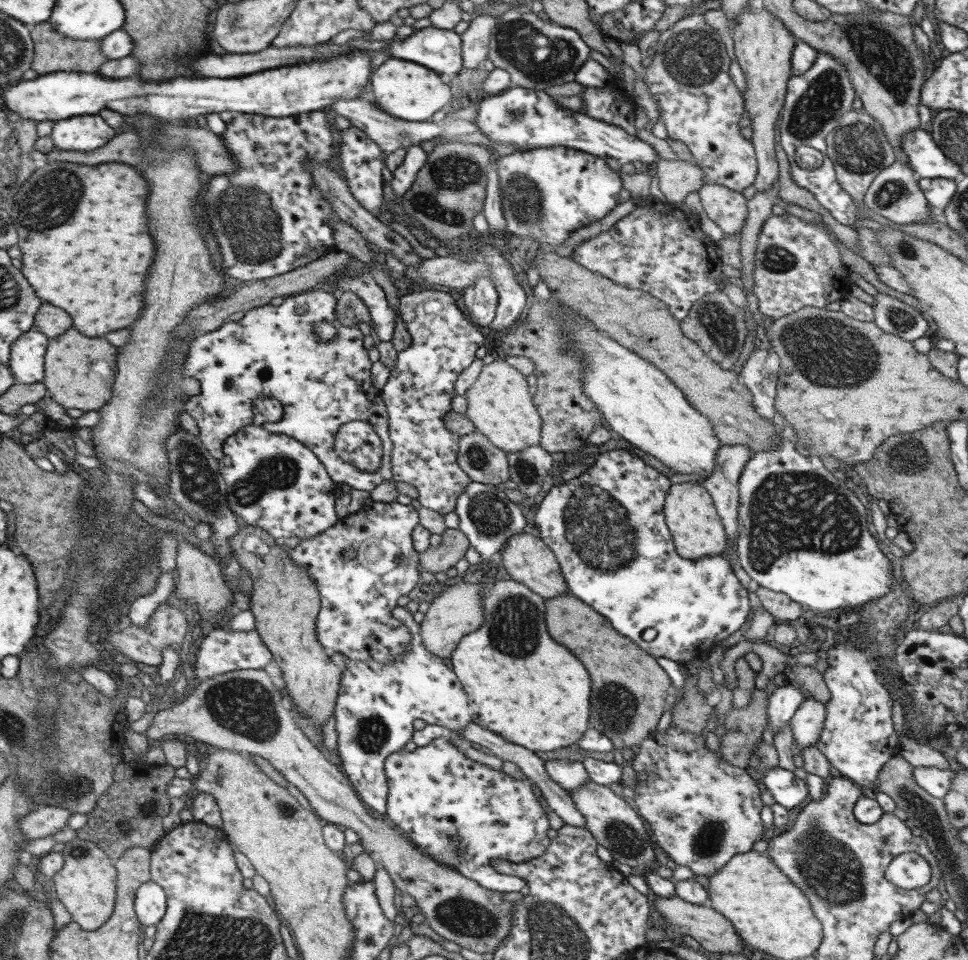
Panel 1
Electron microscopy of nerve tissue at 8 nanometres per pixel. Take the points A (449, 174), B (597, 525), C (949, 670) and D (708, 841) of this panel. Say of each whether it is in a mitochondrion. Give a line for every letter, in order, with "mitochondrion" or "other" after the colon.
A: mitochondrion
B: mitochondrion
C: other
D: mitochondrion

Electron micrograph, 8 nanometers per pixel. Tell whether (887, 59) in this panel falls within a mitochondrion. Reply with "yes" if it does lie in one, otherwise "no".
yes

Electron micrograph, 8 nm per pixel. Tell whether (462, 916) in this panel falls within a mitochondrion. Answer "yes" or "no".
yes

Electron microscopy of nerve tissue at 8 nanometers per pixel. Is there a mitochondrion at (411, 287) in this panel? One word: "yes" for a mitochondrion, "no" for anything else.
no

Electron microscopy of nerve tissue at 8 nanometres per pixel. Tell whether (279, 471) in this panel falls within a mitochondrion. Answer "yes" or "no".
yes

